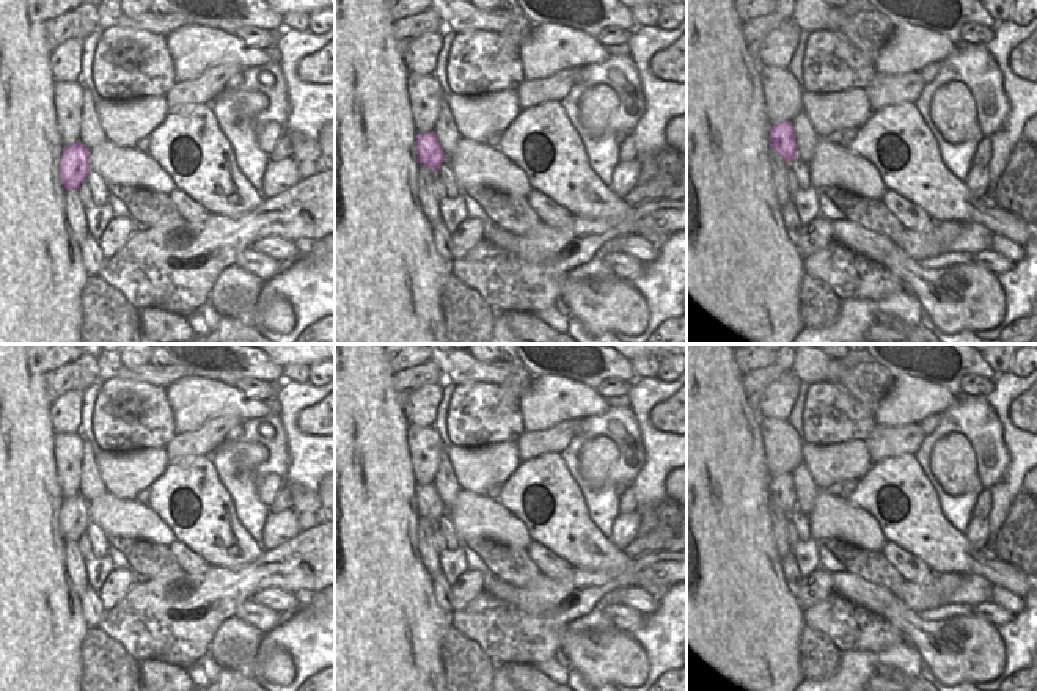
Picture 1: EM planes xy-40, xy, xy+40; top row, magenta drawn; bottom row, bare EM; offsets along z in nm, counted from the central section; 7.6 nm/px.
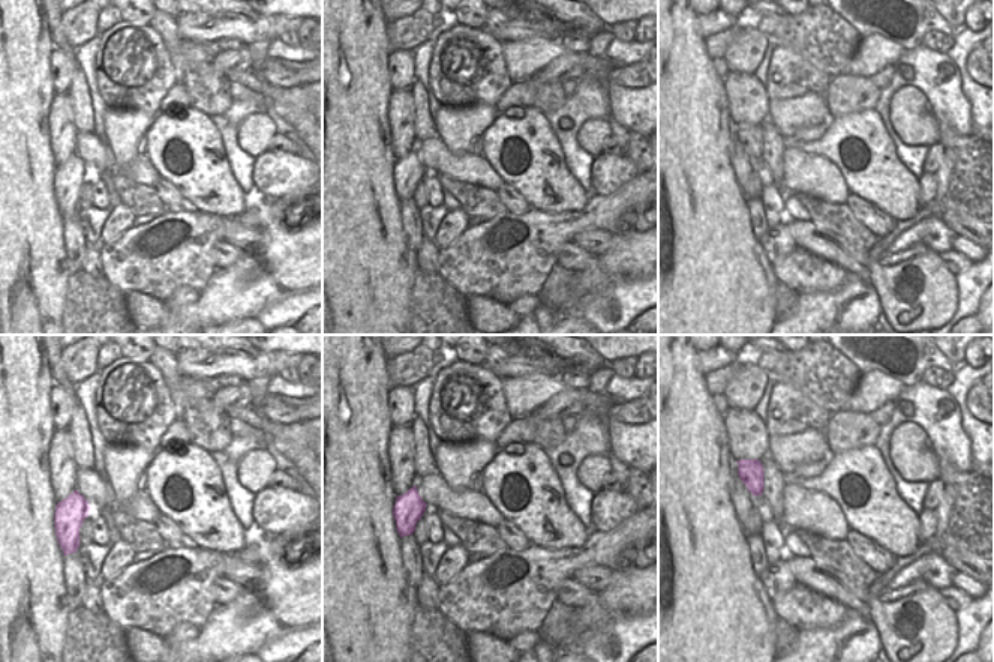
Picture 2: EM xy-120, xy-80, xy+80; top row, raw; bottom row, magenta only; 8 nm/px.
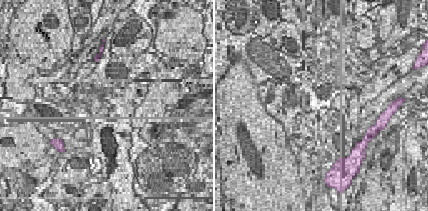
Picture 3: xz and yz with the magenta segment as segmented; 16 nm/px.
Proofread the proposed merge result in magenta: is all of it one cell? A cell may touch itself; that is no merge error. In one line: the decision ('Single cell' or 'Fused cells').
Single cell.

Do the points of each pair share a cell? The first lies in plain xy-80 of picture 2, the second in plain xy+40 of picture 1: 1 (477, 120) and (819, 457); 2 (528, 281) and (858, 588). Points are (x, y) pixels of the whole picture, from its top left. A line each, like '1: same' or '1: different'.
1: same
2: different

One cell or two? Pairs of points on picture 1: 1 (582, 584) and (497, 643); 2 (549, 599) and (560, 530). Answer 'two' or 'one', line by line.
1: one
2: two

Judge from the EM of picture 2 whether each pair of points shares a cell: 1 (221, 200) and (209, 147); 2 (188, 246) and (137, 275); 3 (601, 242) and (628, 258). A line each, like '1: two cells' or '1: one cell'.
1: one cell
2: one cell
3: two cells

